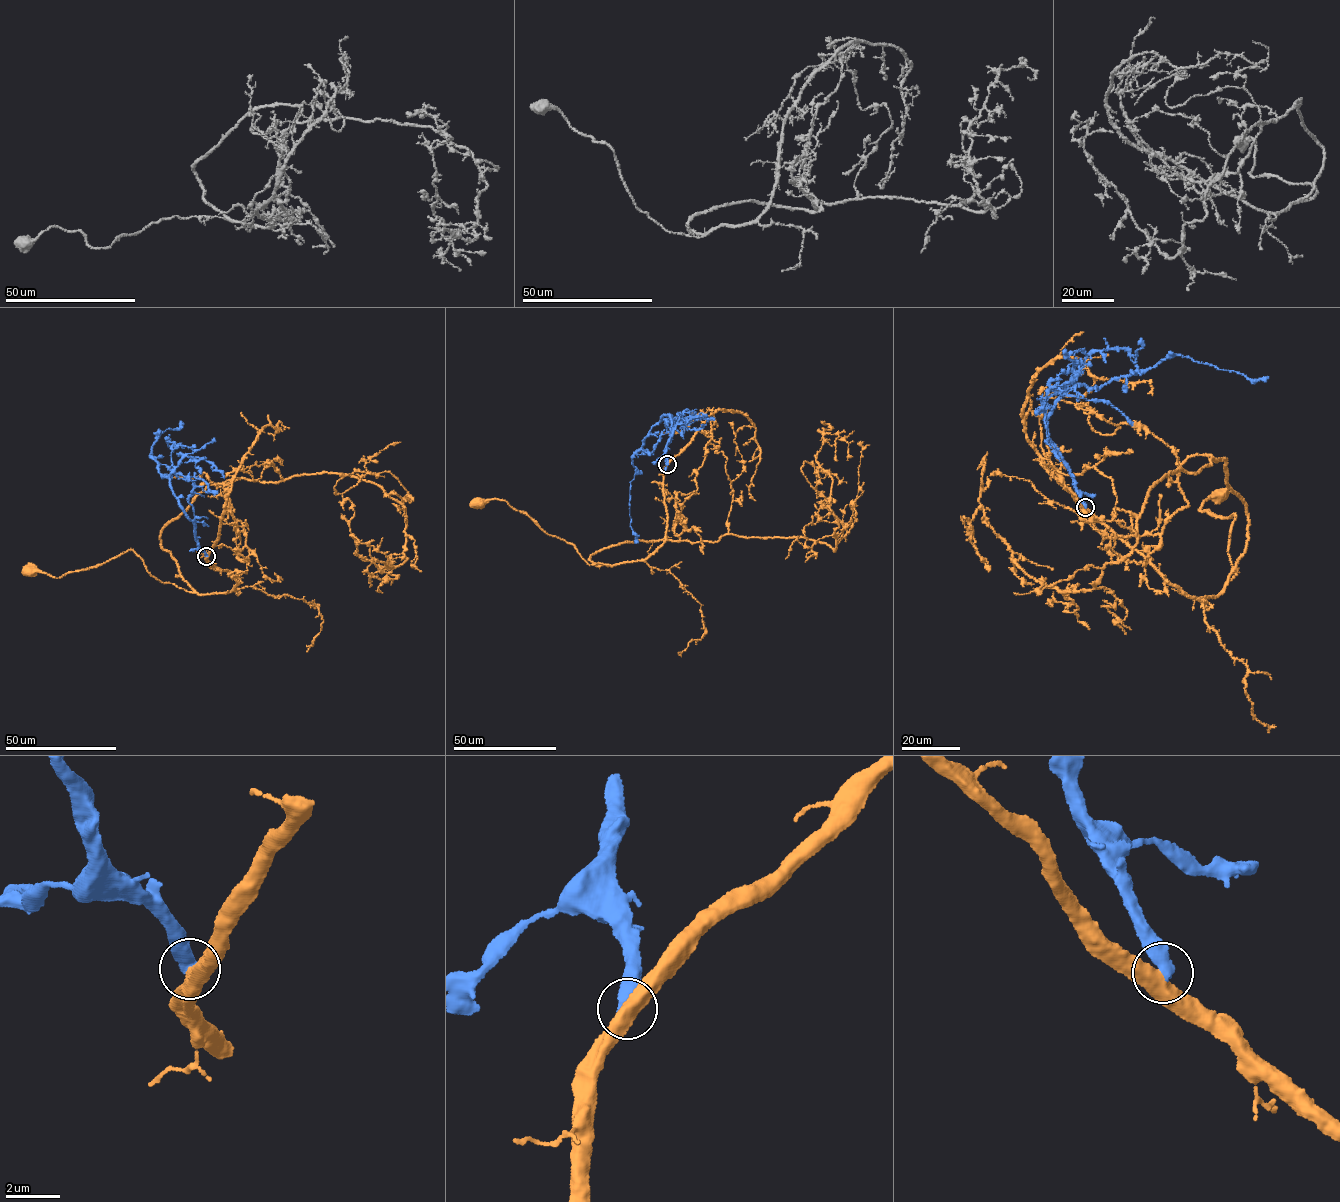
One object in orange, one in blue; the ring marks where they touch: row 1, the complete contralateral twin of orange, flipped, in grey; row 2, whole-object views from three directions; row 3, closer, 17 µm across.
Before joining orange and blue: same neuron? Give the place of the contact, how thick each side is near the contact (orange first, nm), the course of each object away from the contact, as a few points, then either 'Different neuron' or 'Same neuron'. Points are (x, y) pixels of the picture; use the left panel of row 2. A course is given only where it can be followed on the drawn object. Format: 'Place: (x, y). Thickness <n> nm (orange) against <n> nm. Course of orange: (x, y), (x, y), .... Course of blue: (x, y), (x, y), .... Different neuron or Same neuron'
Place: (206, 556). Thickness 550 nm (orange) against 550 nm. Course of orange: (206, 556), (238, 583), (228, 592), (201, 594), (160, 581), (130, 550), (57, 577), (28, 570). Course of blue: (206, 556), (196, 539), (193, 521), (151, 457), (155, 433), (178, 428), (180, 421). Different neuron

